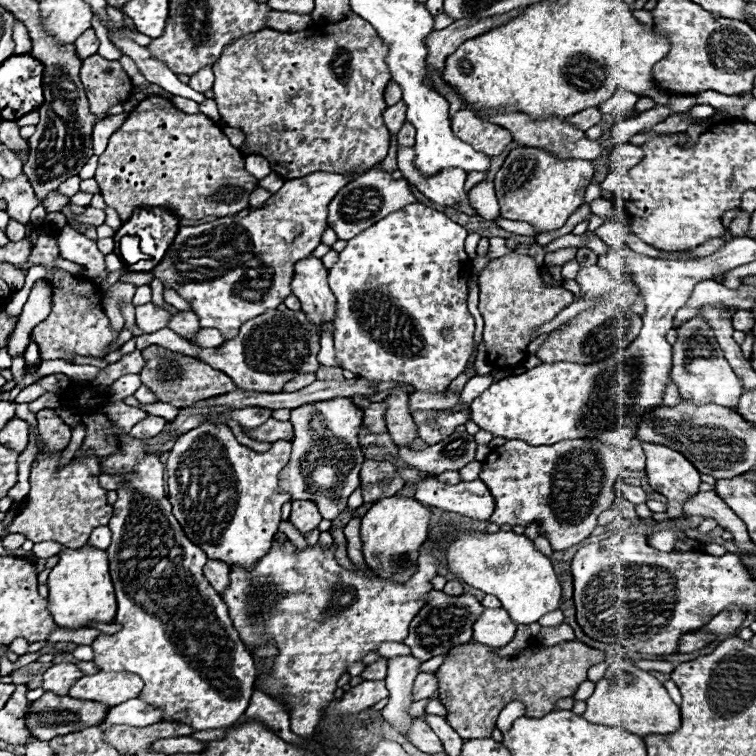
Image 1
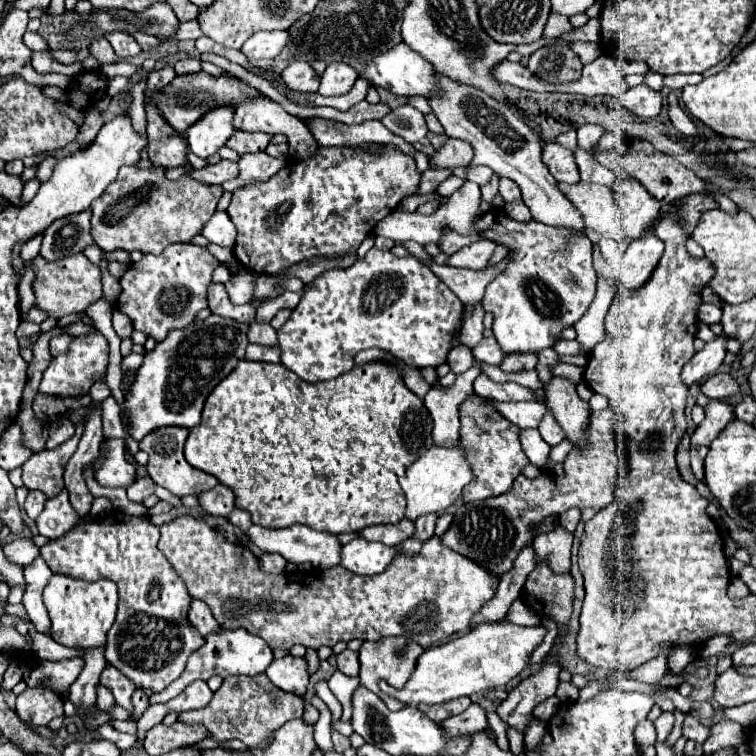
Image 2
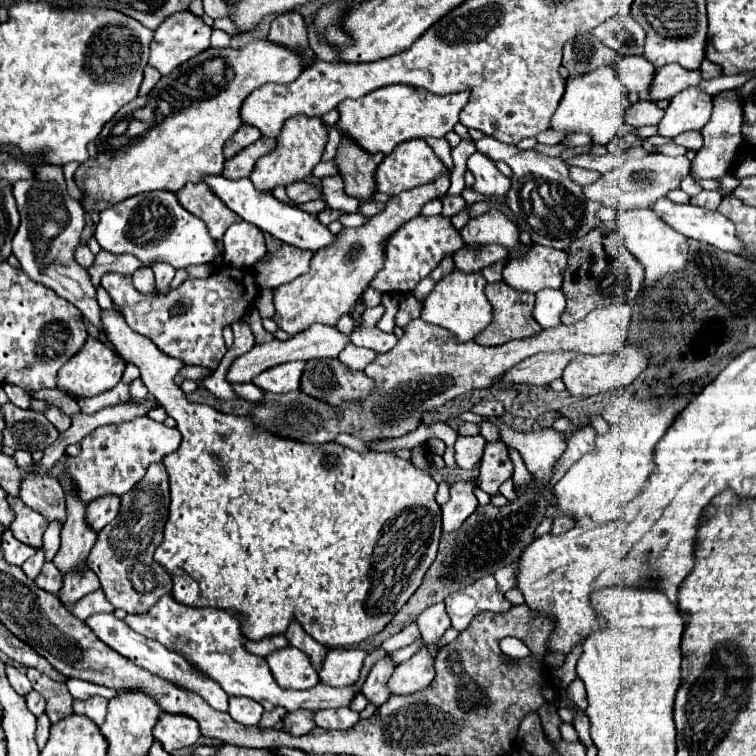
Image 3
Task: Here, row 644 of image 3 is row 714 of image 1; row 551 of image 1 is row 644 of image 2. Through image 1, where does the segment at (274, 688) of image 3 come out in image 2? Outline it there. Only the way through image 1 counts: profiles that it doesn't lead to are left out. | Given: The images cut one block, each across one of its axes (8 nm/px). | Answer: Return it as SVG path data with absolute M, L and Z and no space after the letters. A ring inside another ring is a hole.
M120 510L110 512L106 518L98 518L86 526L74 528L66 532L62 538L52 540L50 544L40 548L40 556L50 566L52 572L68 574L74 578L82 578L88 582L108 578L118 584L118 614L116 622L108 632L106 642L106 660L114 668L130 678L138 688L150 692L162 692L170 682L182 674L186 666L186 658L202 646L202 634L190 626L186 614L190 606L190 594L178 574L172 570L164 554L158 550L158 528L148 522L146 516L130 516Z

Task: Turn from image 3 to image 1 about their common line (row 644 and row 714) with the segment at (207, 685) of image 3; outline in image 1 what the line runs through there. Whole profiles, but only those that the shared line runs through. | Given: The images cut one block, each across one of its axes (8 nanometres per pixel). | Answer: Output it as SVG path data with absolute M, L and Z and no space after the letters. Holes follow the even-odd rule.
M126 700L124 704L118 704L110 708L104 726L114 726L114 724L126 724L134 728L146 728L152 724L162 722L162 712L154 708L152 704L146 704L144 700Z

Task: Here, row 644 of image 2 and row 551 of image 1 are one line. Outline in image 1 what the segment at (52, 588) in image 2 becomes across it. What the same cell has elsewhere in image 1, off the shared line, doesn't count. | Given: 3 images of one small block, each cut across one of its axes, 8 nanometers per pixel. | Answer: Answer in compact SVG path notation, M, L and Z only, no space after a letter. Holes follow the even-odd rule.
M82 546L78 550L64 548L64 552L58 554L58 558L60 558L60 562L58 562L58 566L52 568L50 578L48 578L48 588L50 588L50 592L48 592L48 612L54 618L54 622L60 628L70 628L70 630L88 628L92 622L112 624L114 622L114 616L116 616L116 596L114 596L110 572L108 572L106 552L94 550L90 546Z

